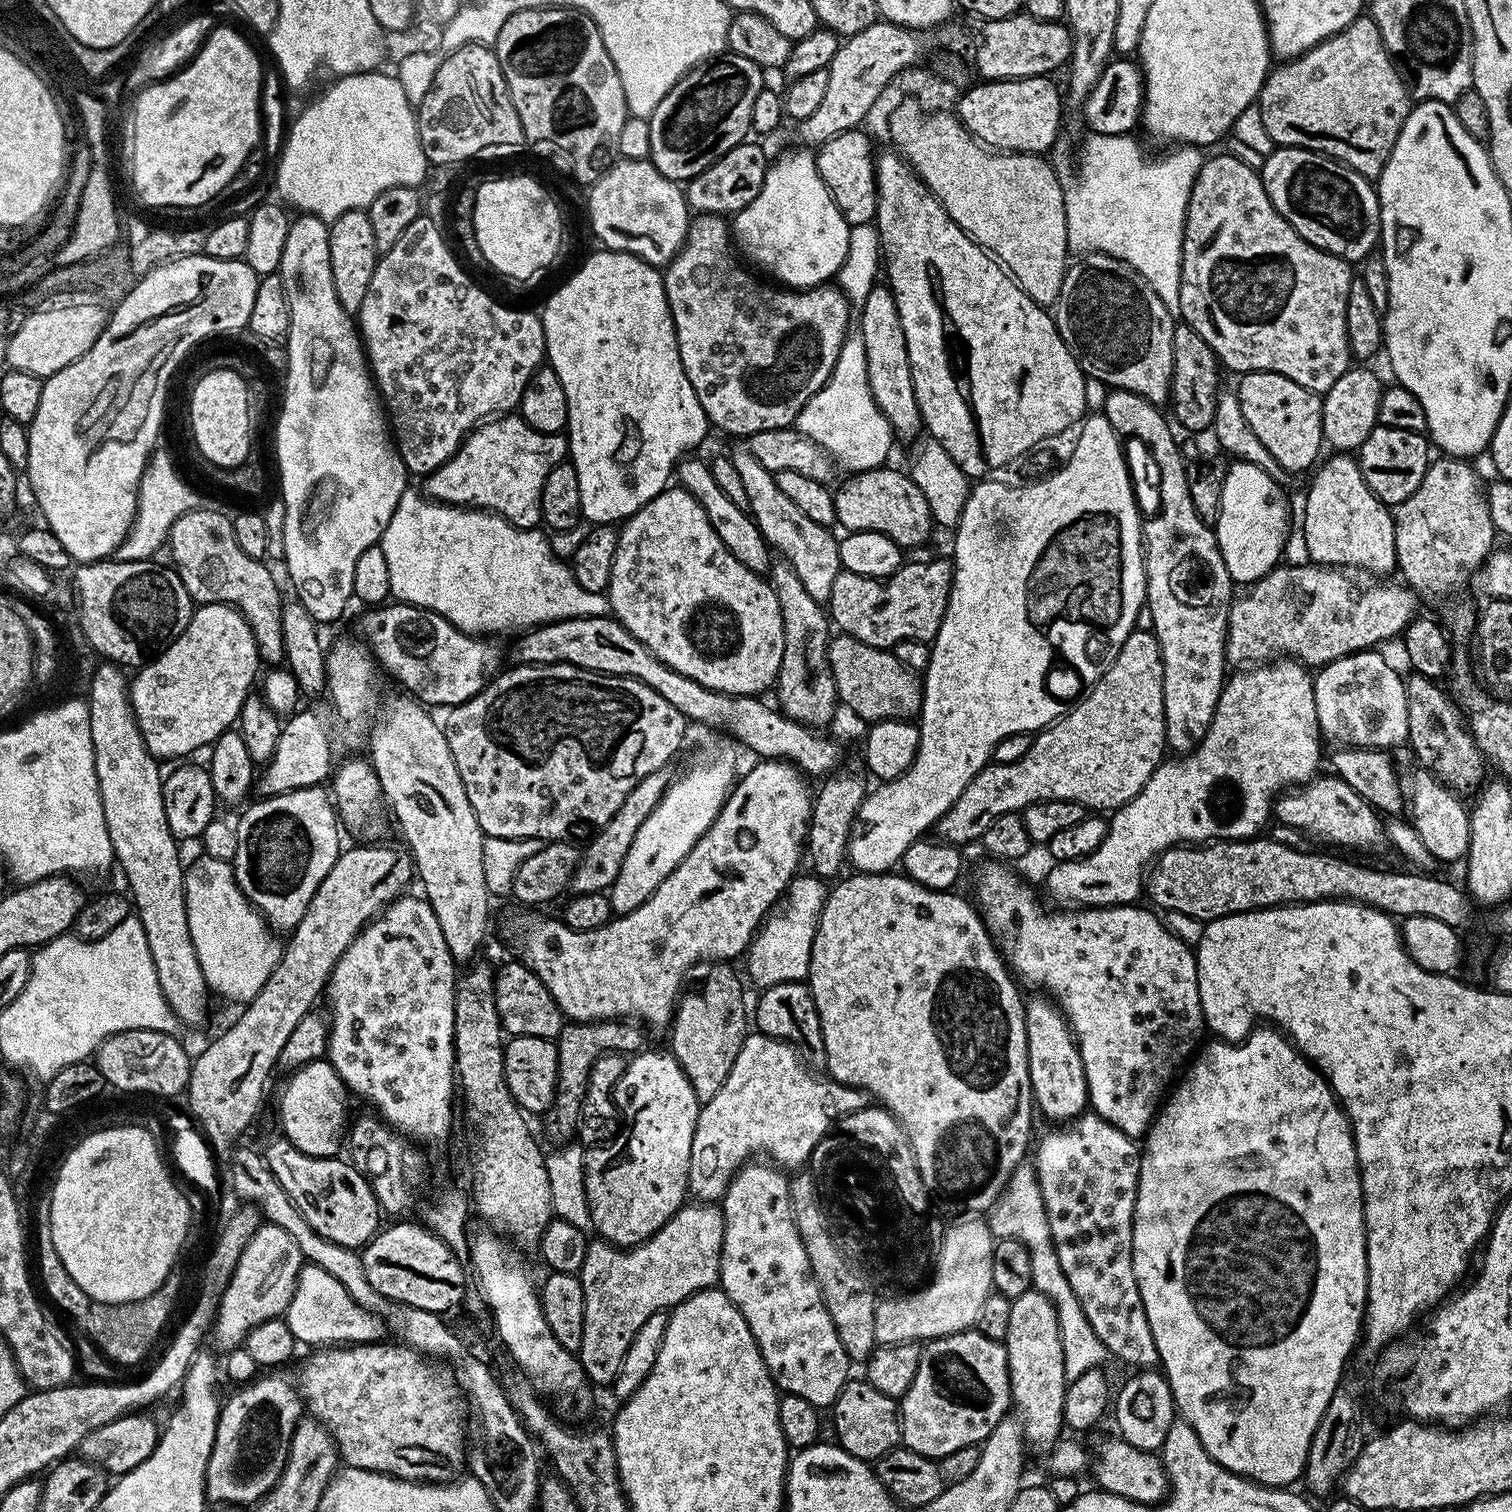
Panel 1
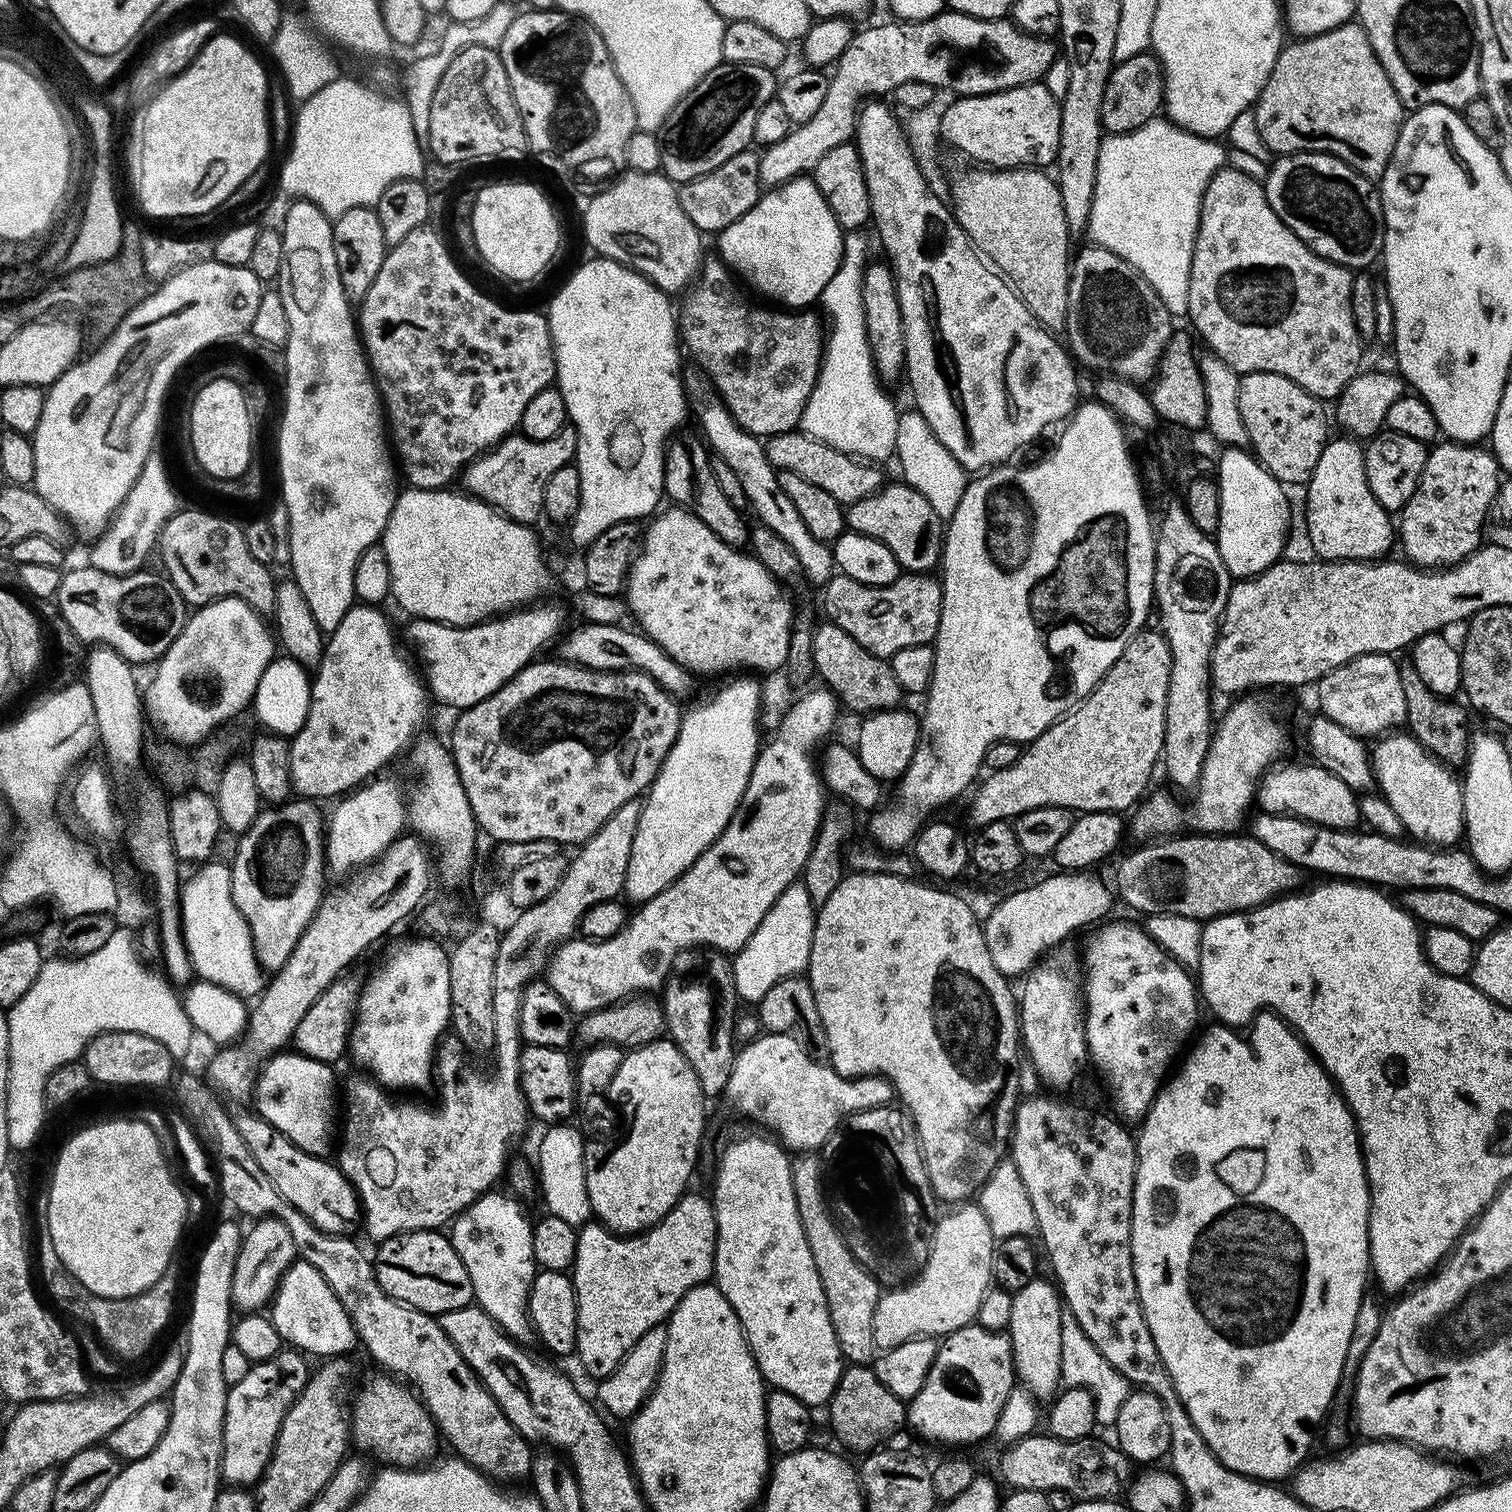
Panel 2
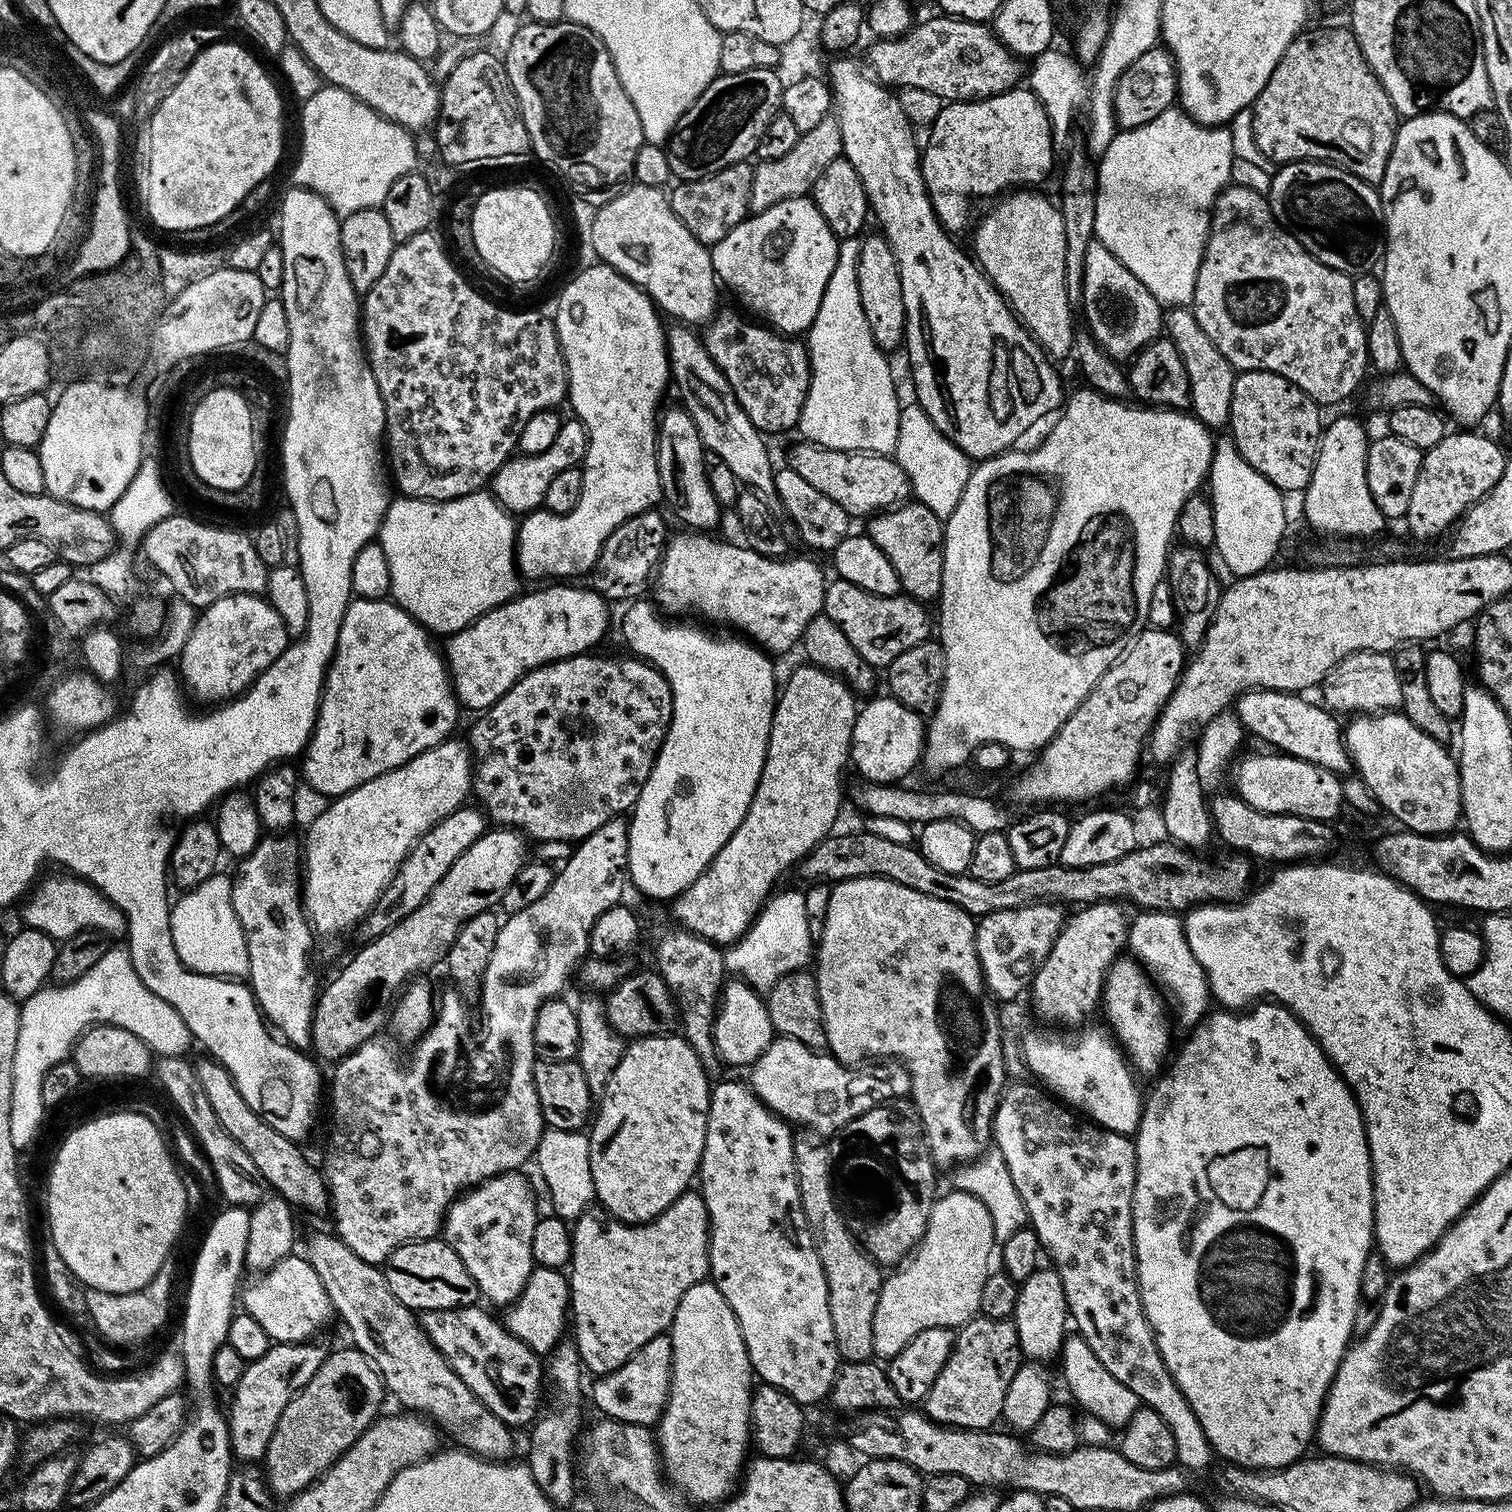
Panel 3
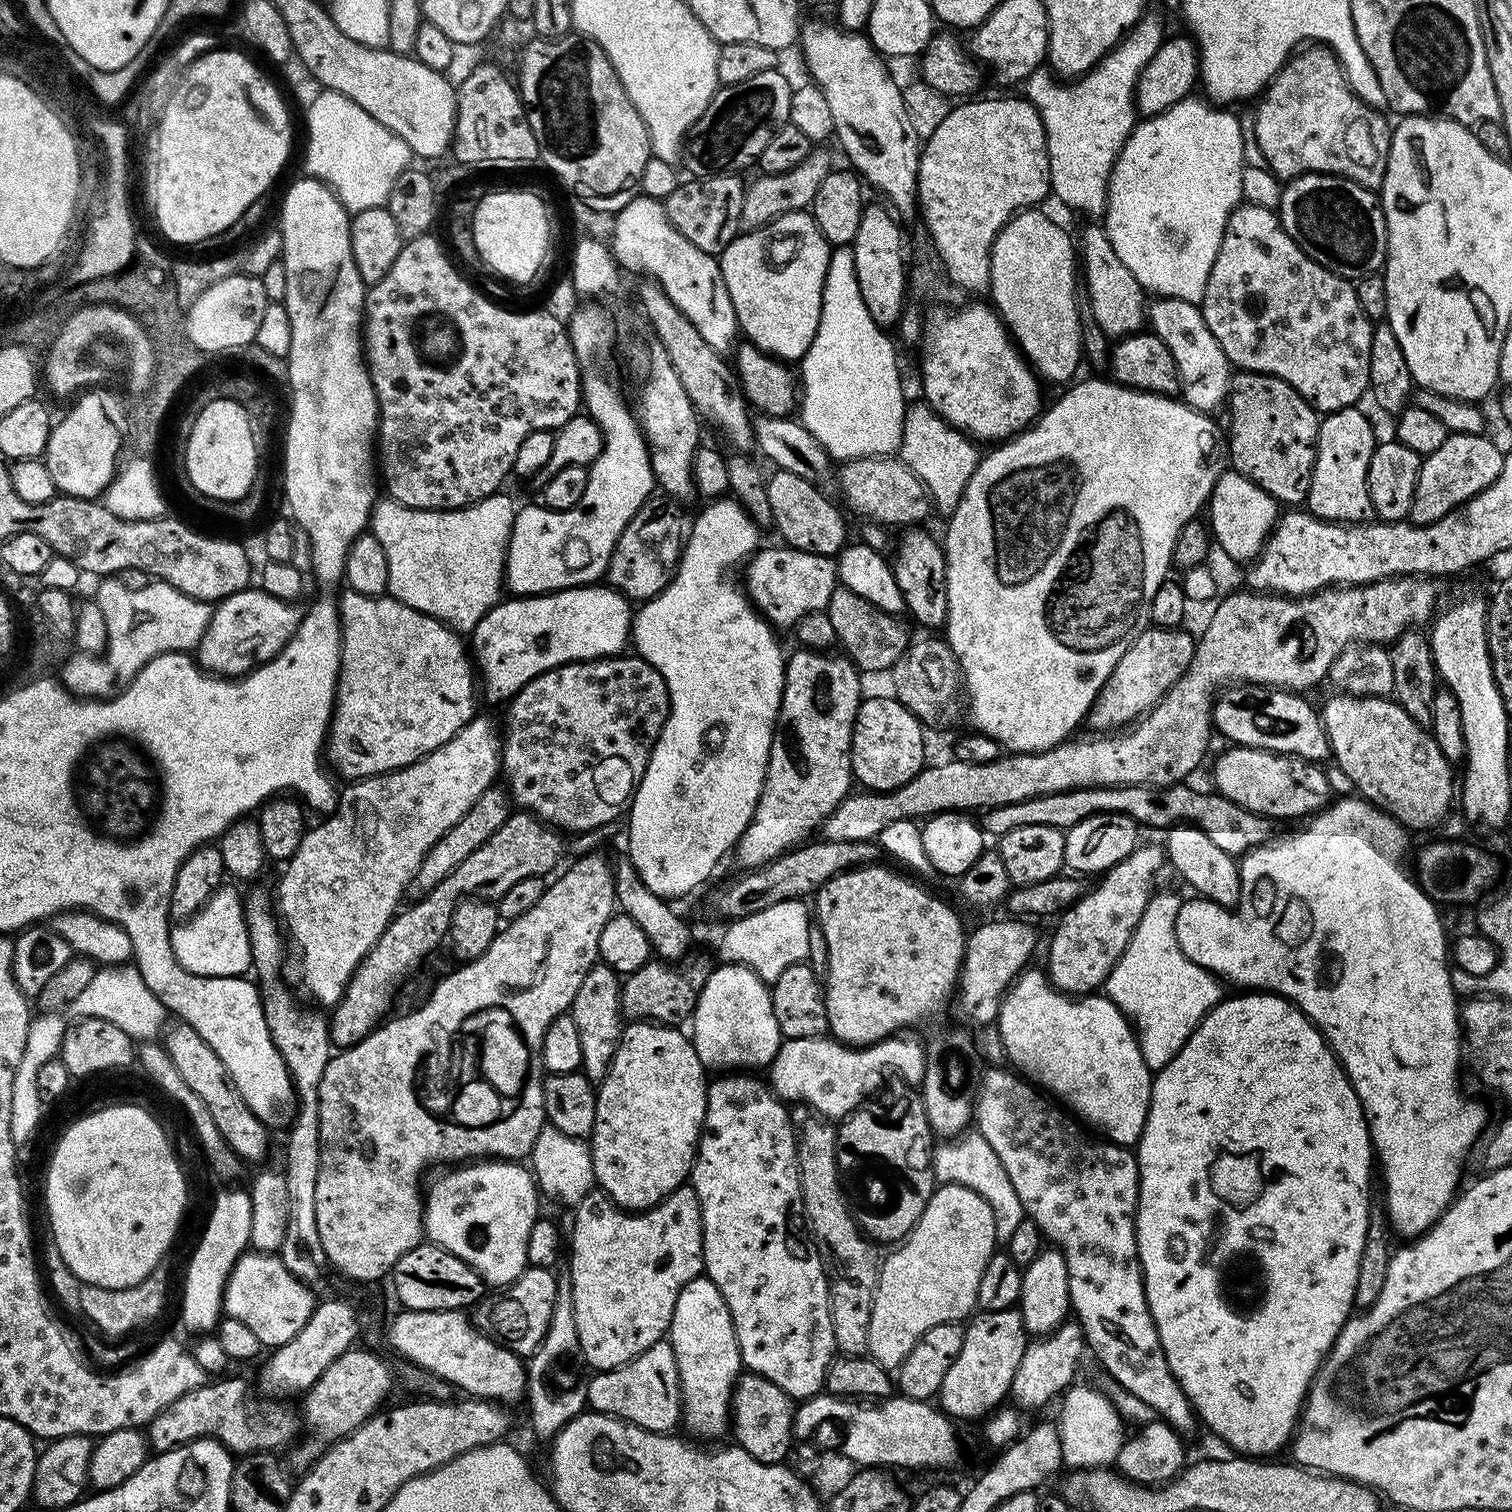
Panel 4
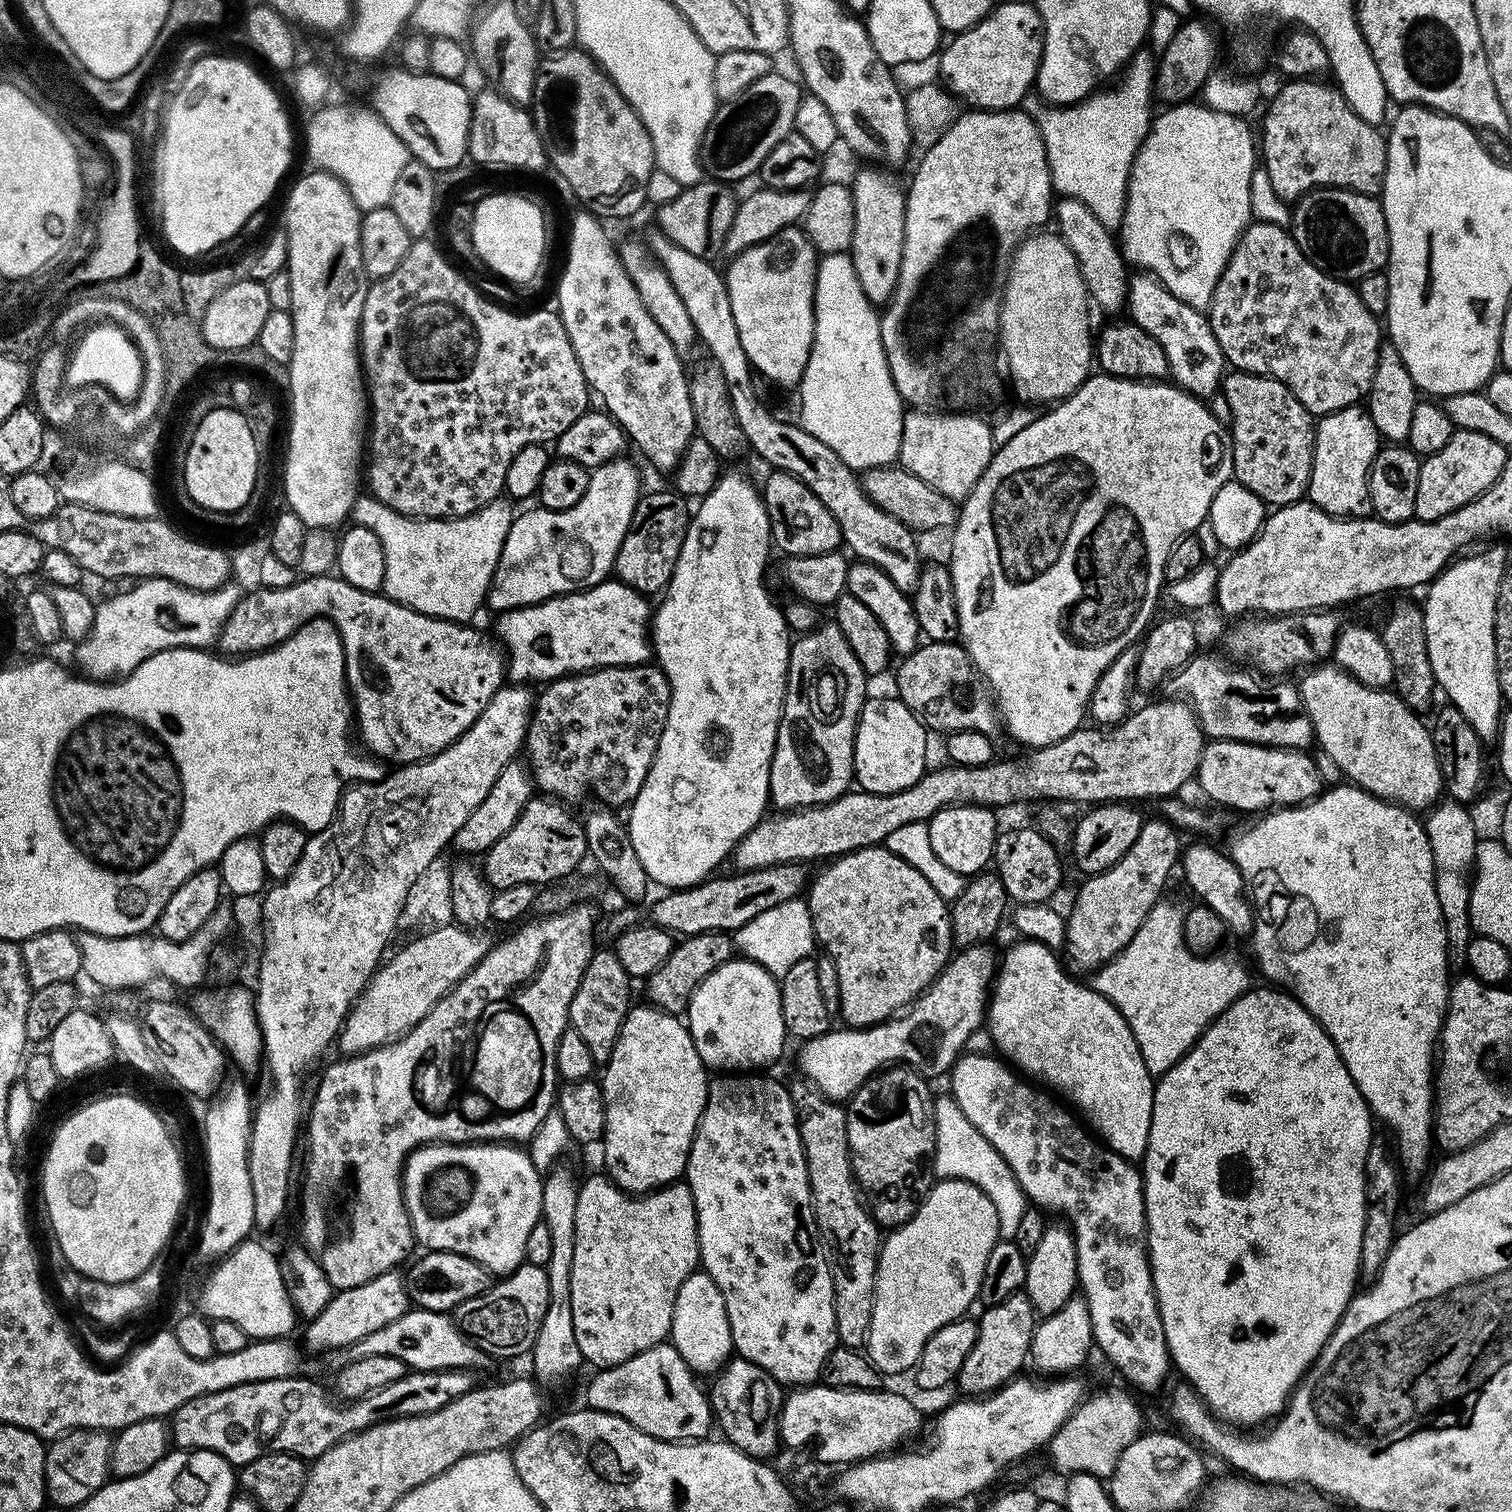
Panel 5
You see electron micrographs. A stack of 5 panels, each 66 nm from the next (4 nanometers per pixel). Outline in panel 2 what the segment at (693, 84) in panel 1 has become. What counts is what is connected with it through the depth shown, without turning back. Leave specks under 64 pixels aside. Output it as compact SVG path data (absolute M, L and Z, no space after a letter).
M721 63L710 74L686 93L683 98L672 107L672 113L665 120L662 129L661 169L663 175L677 185L685 184L688 180L698 178L702 174L710 174L710 170L718 170L722 162L734 158L734 154L749 151L753 143L754 120L766 102L770 102L777 95L778 80L773 69L749 64Z

